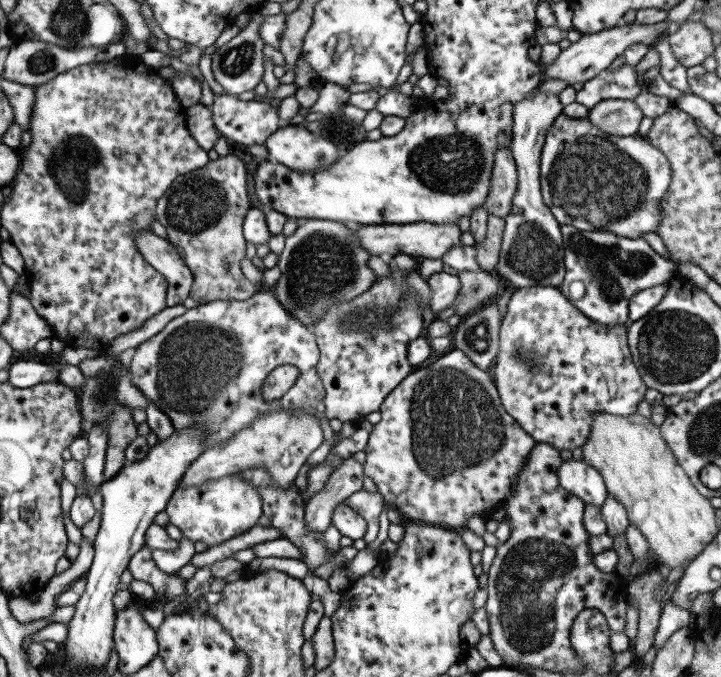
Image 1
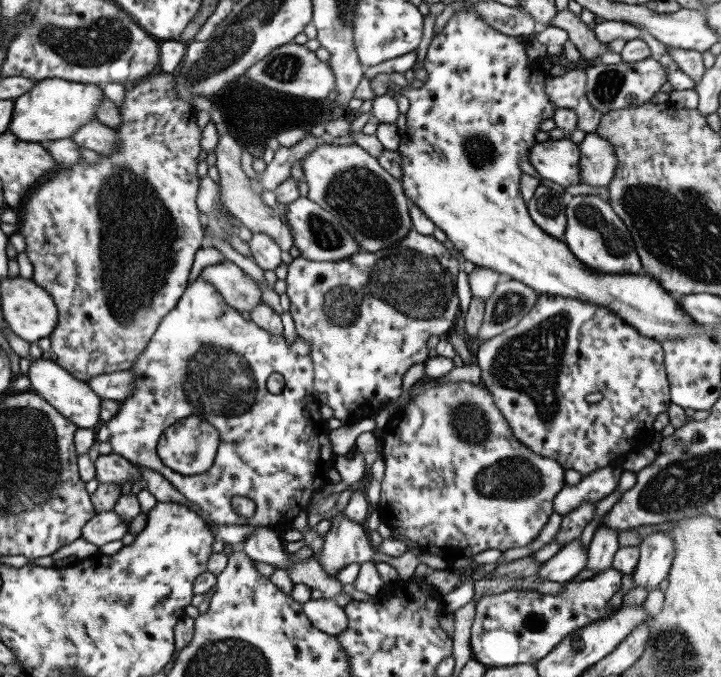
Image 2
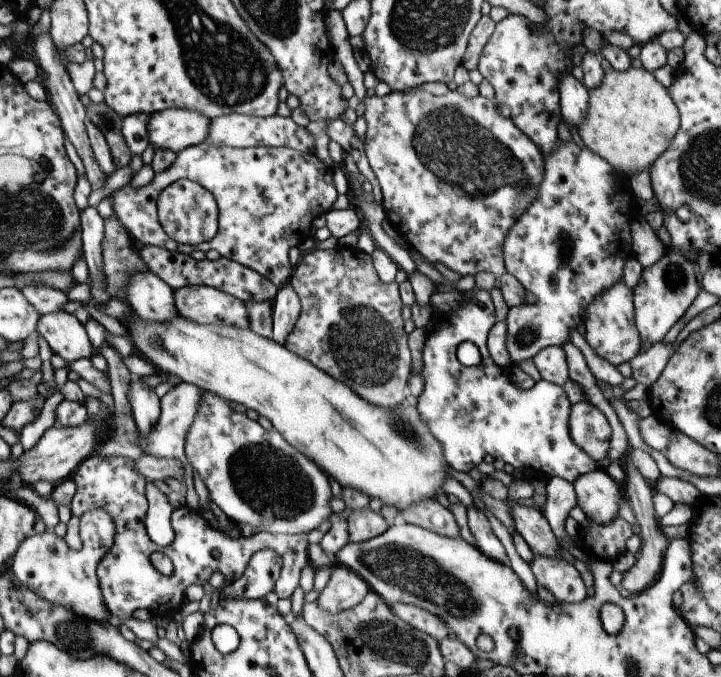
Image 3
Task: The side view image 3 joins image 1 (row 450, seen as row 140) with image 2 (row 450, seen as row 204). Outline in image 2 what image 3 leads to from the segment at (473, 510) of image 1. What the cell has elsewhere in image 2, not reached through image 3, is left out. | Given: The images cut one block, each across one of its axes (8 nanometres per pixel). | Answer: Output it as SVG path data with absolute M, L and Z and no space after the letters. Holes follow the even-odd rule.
M432 379L409 395L408 404L390 416L379 439L384 474L375 509L381 523L448 564L483 550L498 554L529 545L553 513L553 498L564 486L561 466L533 454L512 435L485 387L463 381L440 384L439 379Z

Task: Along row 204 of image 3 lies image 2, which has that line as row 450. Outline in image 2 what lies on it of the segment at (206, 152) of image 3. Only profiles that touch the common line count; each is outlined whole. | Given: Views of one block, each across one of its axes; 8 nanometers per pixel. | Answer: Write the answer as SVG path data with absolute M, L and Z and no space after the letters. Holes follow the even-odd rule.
M198 277L196 280L193 280L192 284L188 284L184 288L179 300L175 303L175 306L169 310L169 312L165 313L165 316L159 321L145 350L143 350L130 366L129 371L134 374L134 390L132 390L131 396L126 398L123 402L119 402L119 410L111 420L104 423L101 422L97 425L95 428L95 438L97 442L107 442L107 444L110 444L111 453L122 456L125 460L134 464L134 466L142 466L155 473L159 473L160 476L163 476L163 479L171 484L174 490L177 490L181 496L185 497L187 502L195 504L201 512L207 514L207 518L209 518L211 522L215 522L217 525L228 526L235 524L243 526L243 524L249 524L256 528L280 527L290 522L292 517L304 515L313 494L315 492L321 492L323 487L329 483L327 469L333 467L336 455L329 444L328 432L330 428L328 427L328 422L321 419L319 415L321 404L315 397L315 391L313 390L313 369L307 343L298 336L291 344L286 344L282 334L271 334L259 328L256 324L253 324L253 321L243 319L239 313L240 311L236 311L232 306L229 306L217 290L215 290L215 287L211 284L207 284L205 280L201 280L201 278ZM271 372L277 372L284 380L283 388L277 394L269 393L265 388L265 380L267 380L267 376L269 376ZM191 415L198 416L207 421L210 425L213 425L217 429L219 440L212 465L203 473L184 476L173 472L173 470L167 468L167 466L161 462L161 459L156 453L156 444L165 428L171 426L171 424L177 422L177 420ZM234 496L248 498L253 501L255 512L251 518L244 519L233 511L230 503L231 498Z

